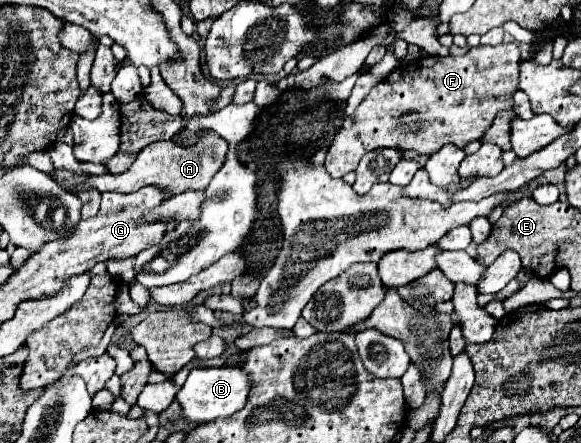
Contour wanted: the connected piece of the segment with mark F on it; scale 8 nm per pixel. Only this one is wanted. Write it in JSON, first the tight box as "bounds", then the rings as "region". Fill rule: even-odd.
{"bounds":[324,42,518,178],"region":[[[502,42],[498,46],[474,46],[464,56],[428,56],[402,64],[402,68],[396,68],[370,90],[370,94],[360,102],[352,116],[344,118],[340,132],[328,148],[324,162],[326,172],[334,178],[342,178],[344,174],[356,170],[360,158],[374,148],[414,150],[430,158],[448,142],[456,144],[458,148],[464,148],[466,144],[480,140],[490,128],[494,116],[500,110],[512,110],[514,106],[512,96],[518,90],[518,62],[518,46]]]}

